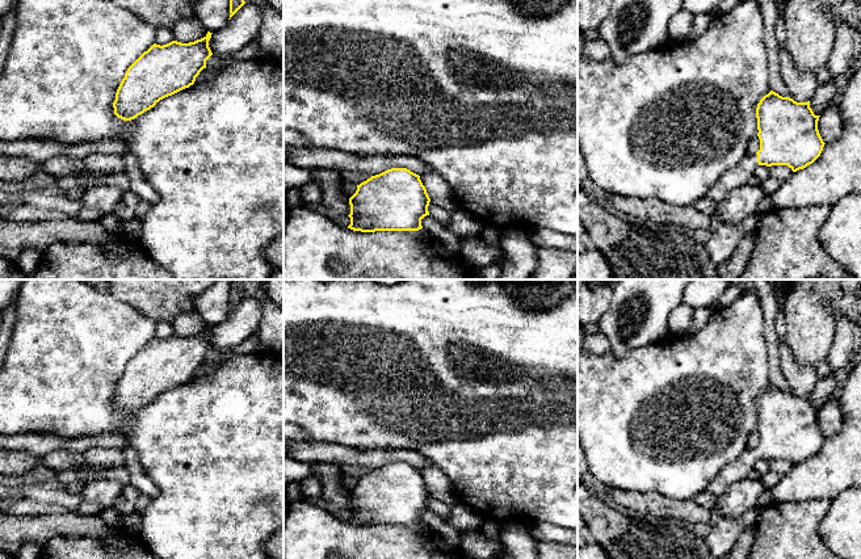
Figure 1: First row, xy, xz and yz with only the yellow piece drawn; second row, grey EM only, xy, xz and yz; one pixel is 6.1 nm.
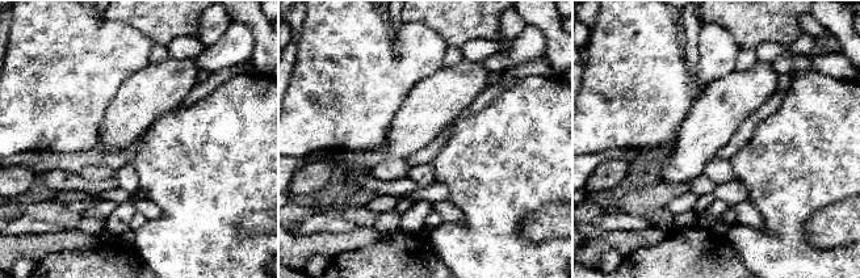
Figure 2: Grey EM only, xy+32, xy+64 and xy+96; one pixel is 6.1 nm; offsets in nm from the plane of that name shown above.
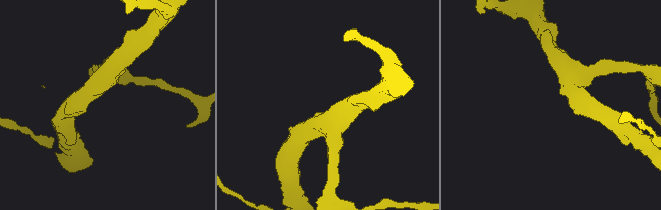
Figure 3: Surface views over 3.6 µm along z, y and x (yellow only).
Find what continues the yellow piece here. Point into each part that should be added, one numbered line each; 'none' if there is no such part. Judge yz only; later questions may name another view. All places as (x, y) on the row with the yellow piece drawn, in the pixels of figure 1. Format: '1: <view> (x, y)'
1: yz (738, 176)

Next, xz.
none

